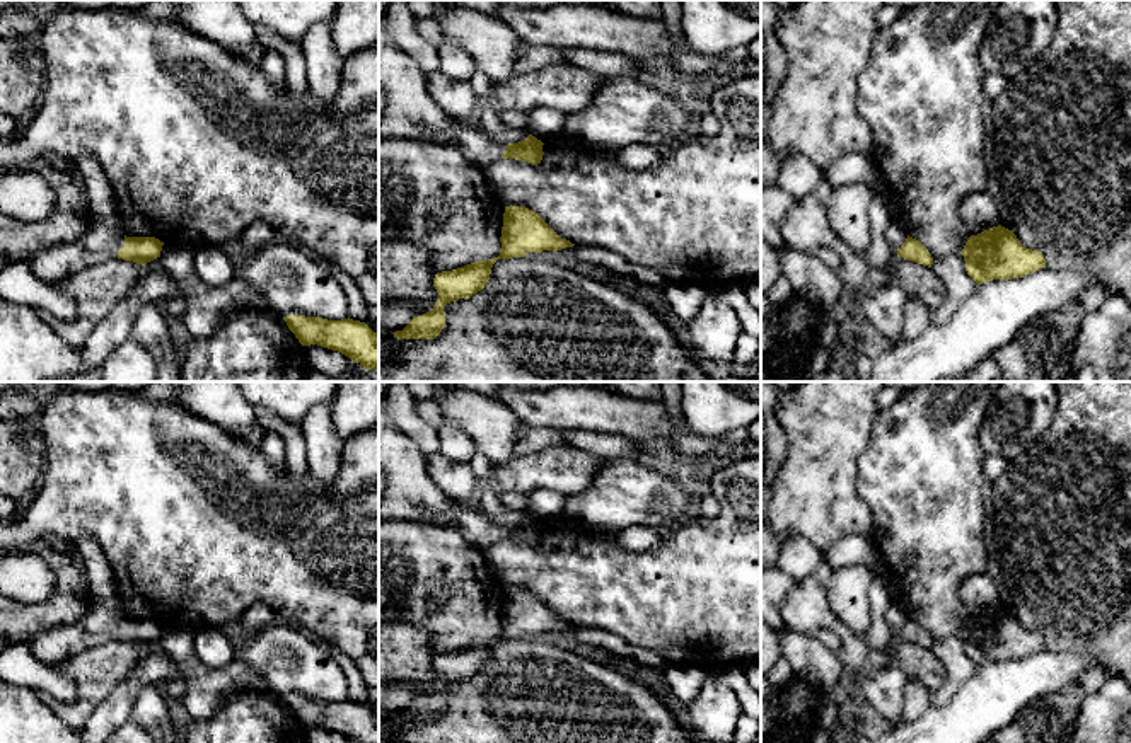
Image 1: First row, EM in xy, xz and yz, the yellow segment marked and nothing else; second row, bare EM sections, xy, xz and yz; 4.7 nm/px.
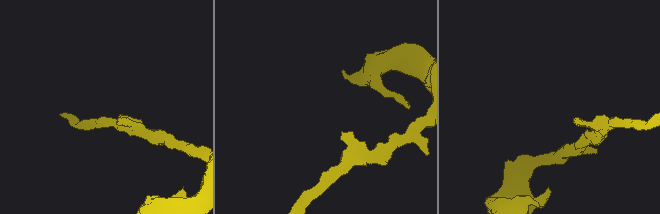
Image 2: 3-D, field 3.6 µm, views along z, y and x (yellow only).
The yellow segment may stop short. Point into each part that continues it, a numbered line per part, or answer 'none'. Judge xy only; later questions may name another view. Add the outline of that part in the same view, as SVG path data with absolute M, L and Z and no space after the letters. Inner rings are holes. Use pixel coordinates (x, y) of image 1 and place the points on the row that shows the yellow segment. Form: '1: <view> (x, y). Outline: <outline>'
1: xy (98, 244). Outline: M92 222L77 242L46 249L26 264L38 278L58 283L82 269L118 259L118 251L123 247L121 232Z

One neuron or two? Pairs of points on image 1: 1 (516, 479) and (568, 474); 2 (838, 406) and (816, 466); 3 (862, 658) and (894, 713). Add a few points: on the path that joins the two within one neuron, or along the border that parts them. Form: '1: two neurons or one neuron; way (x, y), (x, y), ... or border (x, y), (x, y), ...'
1: one neuron; way (529, 474), (555, 474)
2: one neuron; way (826, 421), (823, 450)
3: two neurons; border (874, 660), (858, 685)

